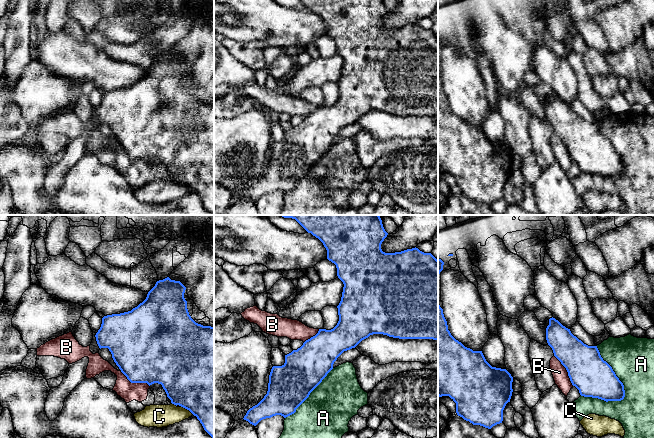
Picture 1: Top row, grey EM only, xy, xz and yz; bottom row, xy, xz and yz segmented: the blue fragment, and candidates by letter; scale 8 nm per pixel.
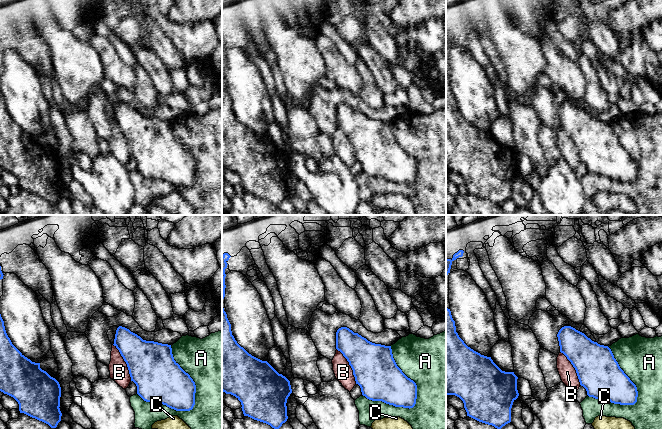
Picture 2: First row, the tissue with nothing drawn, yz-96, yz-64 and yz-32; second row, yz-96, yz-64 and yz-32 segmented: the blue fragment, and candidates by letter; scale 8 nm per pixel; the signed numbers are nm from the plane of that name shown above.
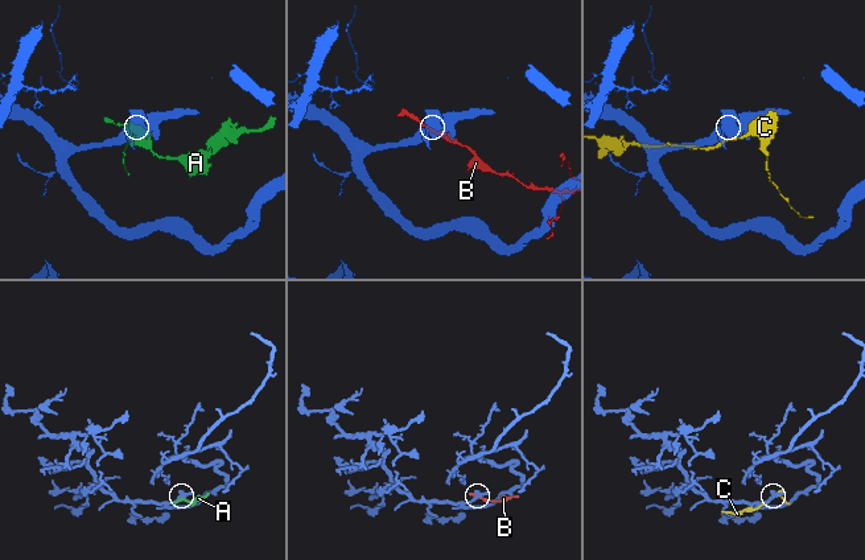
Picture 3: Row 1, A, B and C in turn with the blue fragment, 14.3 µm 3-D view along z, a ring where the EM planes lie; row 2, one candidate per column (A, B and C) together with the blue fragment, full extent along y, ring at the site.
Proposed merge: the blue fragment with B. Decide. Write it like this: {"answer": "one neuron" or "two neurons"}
{"answer": "one neuron"}

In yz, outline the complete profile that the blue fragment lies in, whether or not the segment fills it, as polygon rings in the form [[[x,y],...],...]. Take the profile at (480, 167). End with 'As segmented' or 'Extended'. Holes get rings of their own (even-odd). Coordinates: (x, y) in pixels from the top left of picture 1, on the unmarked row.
[[[438,34],[438,172],[449,172],[456,179],[457,191],[464,196],[491,205],[503,197],[503,186],[513,168],[513,153],[506,145],[492,143],[482,127],[465,123],[451,111],[439,81],[439,50],[443,41]]]. As segmented

